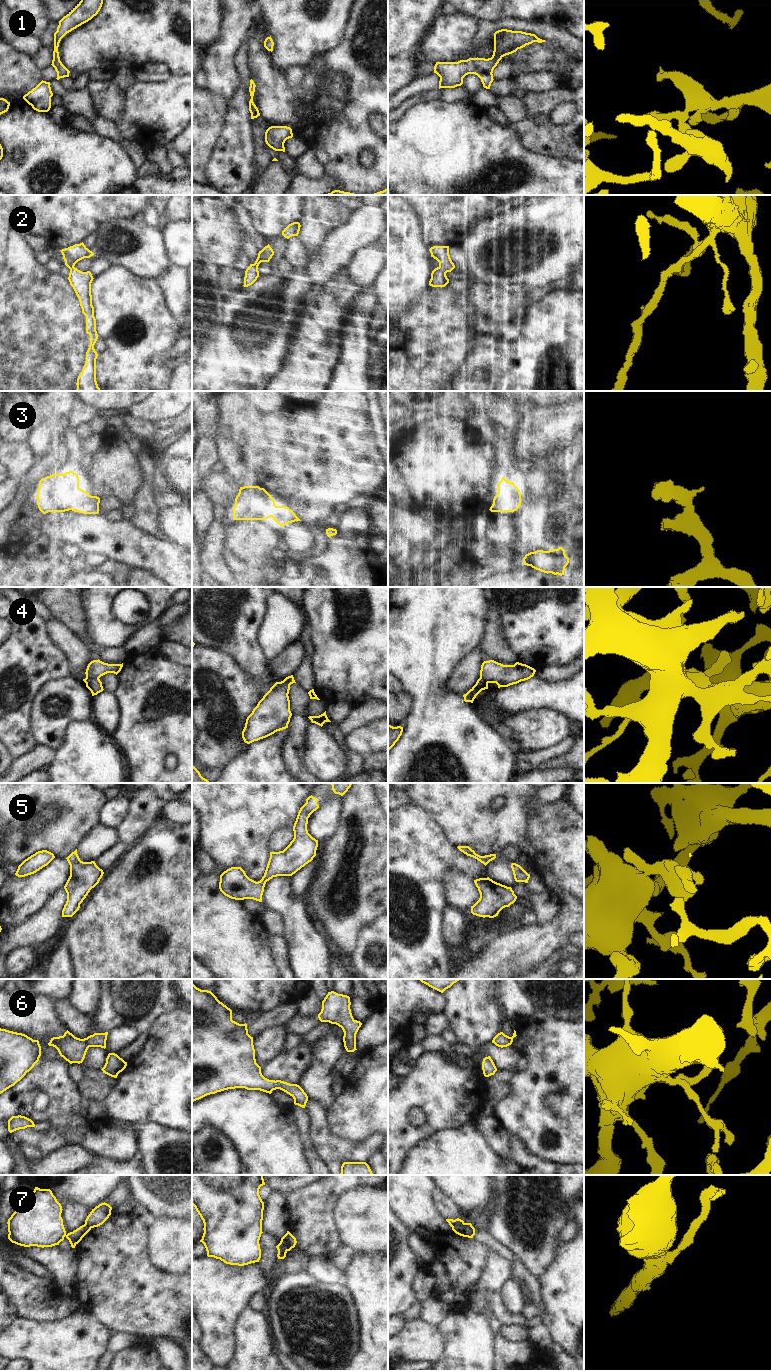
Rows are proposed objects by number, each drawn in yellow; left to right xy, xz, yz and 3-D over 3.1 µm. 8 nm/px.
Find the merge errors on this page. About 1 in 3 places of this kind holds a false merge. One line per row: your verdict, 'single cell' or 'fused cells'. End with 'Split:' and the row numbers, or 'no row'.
1: single cell
2: single cell
3: single cell
4: fused cells
5: single cell
6: single cell
7: fused cells
Split: 4, 7

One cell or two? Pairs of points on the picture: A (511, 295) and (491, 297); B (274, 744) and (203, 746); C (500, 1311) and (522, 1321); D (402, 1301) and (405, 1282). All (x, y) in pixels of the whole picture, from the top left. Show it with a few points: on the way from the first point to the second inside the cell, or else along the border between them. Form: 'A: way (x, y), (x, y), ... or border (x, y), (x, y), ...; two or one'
A: way (506, 297), (496, 297); one
B: border (249, 744), (230, 760); two
C: way (505, 1316), (509, 1319), (517, 1319); one
D: way (402, 1296), (402, 1287); one

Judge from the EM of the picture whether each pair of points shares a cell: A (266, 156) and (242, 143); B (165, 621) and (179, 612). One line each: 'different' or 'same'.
A: different
B: same

